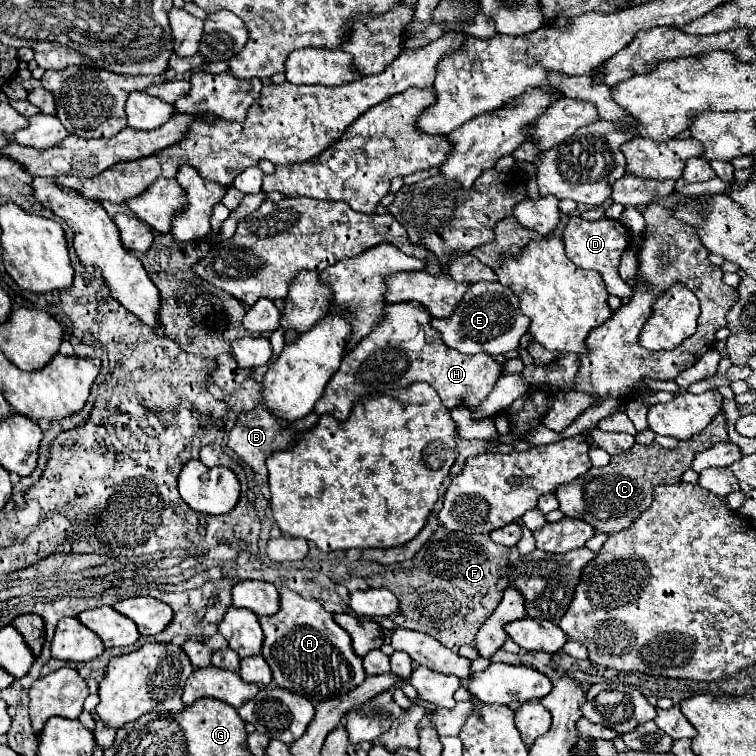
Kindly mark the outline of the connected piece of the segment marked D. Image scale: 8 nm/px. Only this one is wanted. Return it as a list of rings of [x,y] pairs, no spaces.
[[[572,216],[568,220],[566,230],[564,230],[566,256],[580,268],[596,270],[602,276],[602,280],[606,284],[606,290],[614,296],[620,296],[620,298],[632,296],[632,288],[618,276],[620,256],[628,248],[628,244],[630,244],[630,232],[618,220],[610,220],[610,218],[584,220],[580,216]]]

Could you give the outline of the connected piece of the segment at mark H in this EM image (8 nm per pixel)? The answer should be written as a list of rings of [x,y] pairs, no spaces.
[[[418,302],[388,304],[384,322],[346,354],[340,370],[332,376],[322,398],[316,402],[314,412],[318,416],[334,414],[342,420],[350,414],[350,408],[358,396],[384,394],[412,382],[428,382],[448,410],[460,404],[466,408],[476,408],[494,388],[502,366],[488,354],[468,356],[446,348],[440,334],[430,326],[430,320],[430,312]]]

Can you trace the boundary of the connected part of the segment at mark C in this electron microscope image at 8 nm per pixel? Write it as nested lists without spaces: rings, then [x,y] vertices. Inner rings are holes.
[[[720,412],[700,434],[690,440],[682,440],[676,448],[668,450],[656,442],[642,446],[634,444],[628,452],[612,456],[610,464],[604,468],[590,468],[584,476],[578,476],[570,484],[562,484],[556,490],[560,510],[570,518],[582,518],[600,532],[618,532],[630,528],[630,524],[648,508],[654,496],[654,488],[660,484],[678,484],[682,474],[692,466],[692,460],[702,450],[710,448],[714,442],[728,442],[724,414]]]

